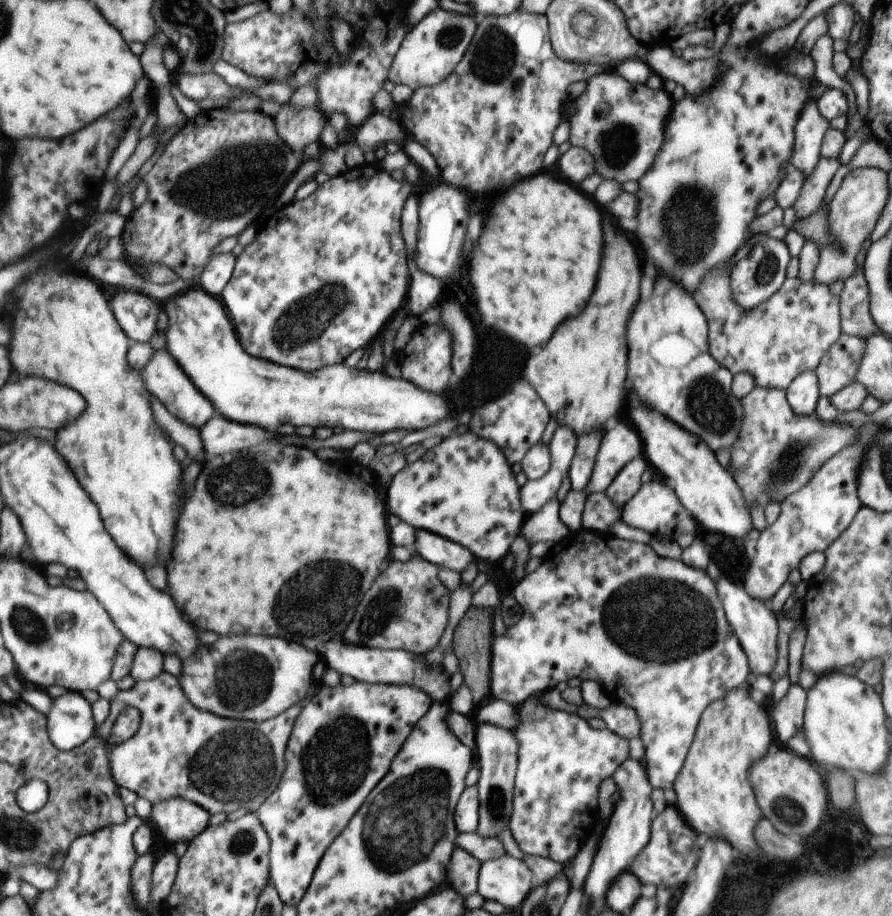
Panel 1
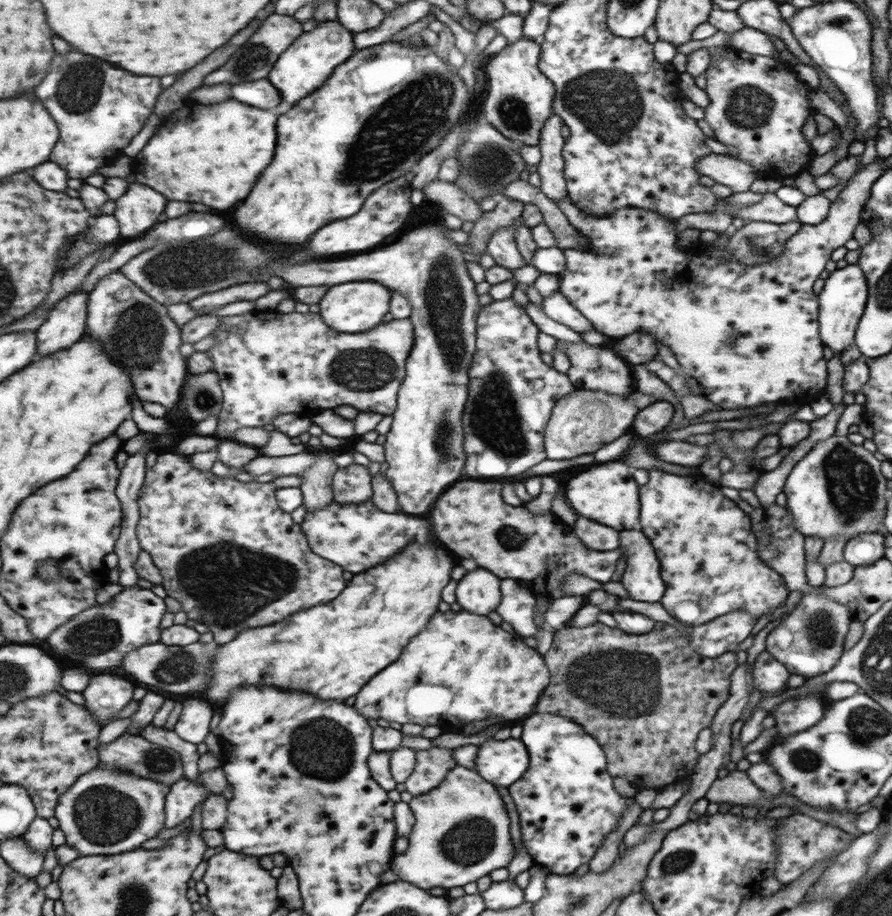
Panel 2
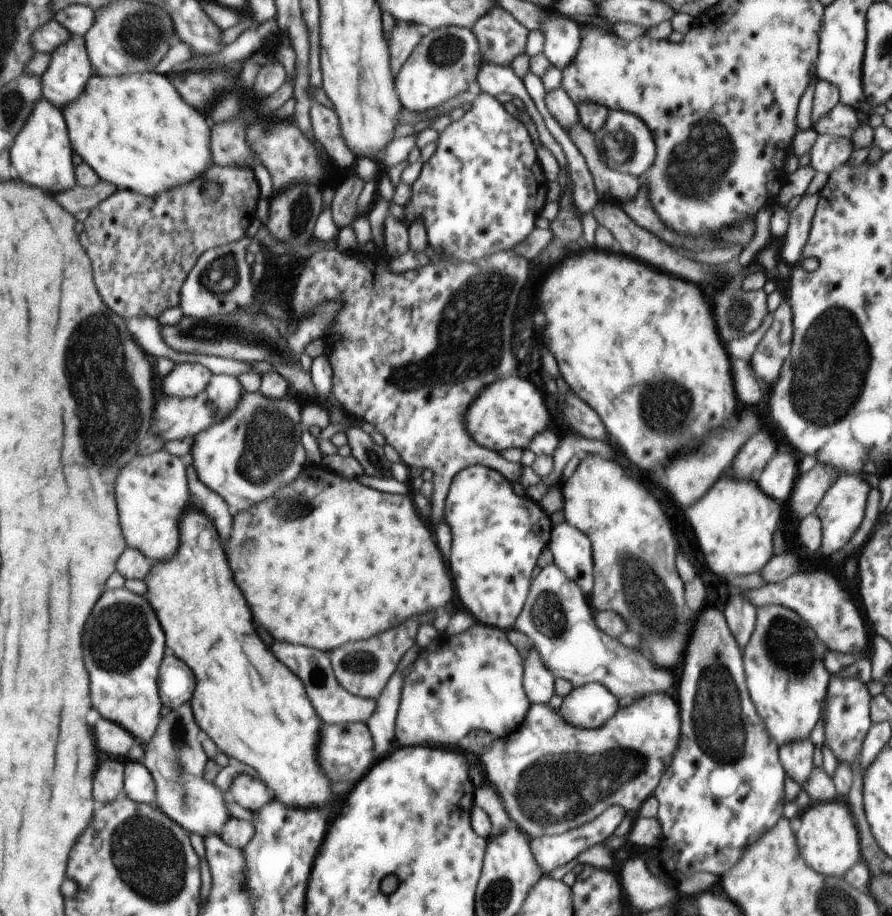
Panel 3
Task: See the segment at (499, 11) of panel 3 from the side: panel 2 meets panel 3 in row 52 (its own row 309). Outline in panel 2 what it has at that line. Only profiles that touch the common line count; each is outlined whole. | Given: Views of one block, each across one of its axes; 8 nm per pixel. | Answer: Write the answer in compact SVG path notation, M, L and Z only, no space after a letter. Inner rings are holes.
M513 297L497 300L482 307L477 316L477 351L468 369L468 398L462 413L464 440L462 443L467 454L464 463L464 474L470 478L478 476L494 476L508 478L518 476L538 462L546 460L544 452L544 428L548 424L557 400L574 392L576 386L567 373L558 372L553 366L548 366L540 356L536 346L538 328L526 309L518 306Z

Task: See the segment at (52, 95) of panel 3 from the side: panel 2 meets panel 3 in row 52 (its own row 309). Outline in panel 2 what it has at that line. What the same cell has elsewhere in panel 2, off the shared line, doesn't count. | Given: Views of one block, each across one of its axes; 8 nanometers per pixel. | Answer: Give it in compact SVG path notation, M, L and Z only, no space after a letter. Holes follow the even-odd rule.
M78 291L62 299L49 314L47 323L38 330L39 355L47 357L80 342L89 330L91 293Z

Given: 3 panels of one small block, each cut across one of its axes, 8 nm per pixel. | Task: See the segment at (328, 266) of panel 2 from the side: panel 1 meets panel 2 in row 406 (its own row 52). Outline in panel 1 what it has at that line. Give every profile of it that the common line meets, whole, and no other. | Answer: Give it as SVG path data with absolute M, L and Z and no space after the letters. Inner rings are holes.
M442 7L429 12L405 36L392 62L388 79L395 85L409 86L413 91L441 83L462 60L476 30L469 14L448 12Z

